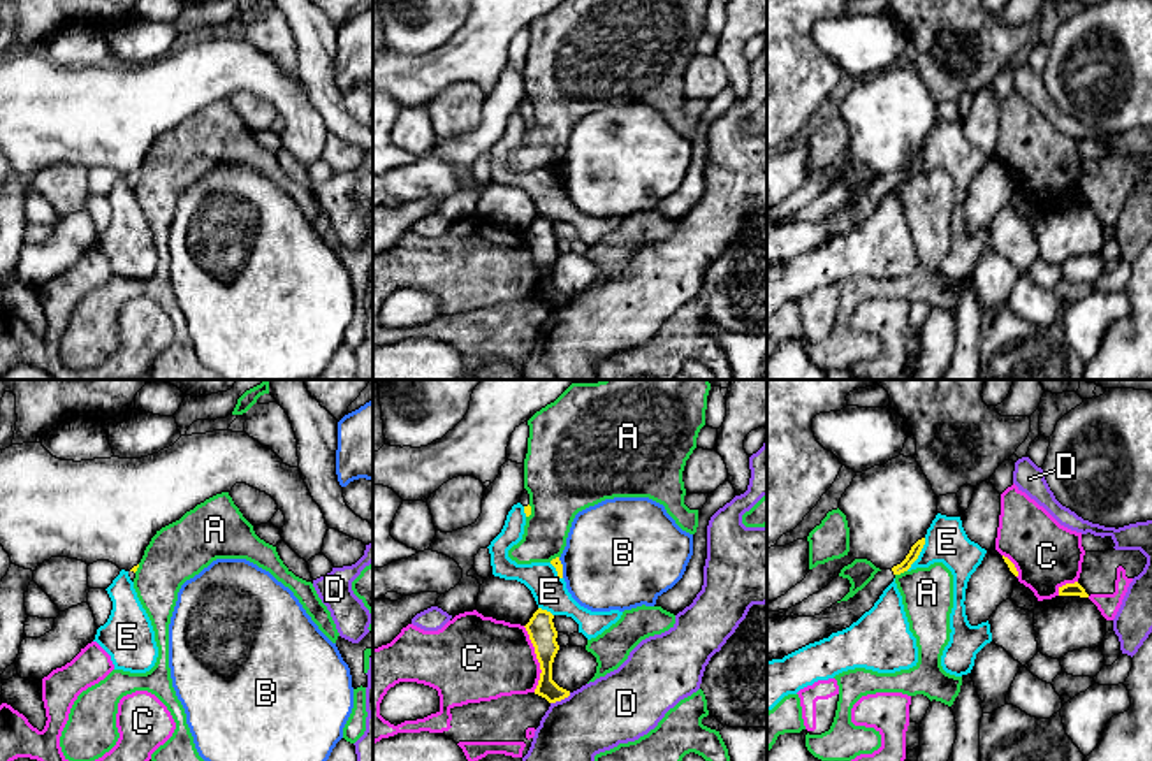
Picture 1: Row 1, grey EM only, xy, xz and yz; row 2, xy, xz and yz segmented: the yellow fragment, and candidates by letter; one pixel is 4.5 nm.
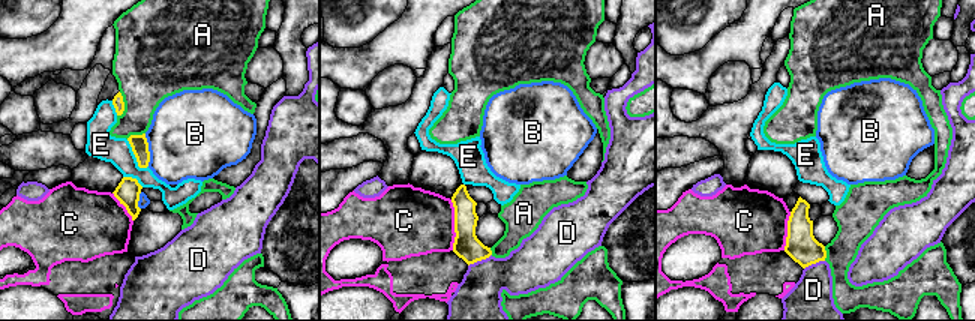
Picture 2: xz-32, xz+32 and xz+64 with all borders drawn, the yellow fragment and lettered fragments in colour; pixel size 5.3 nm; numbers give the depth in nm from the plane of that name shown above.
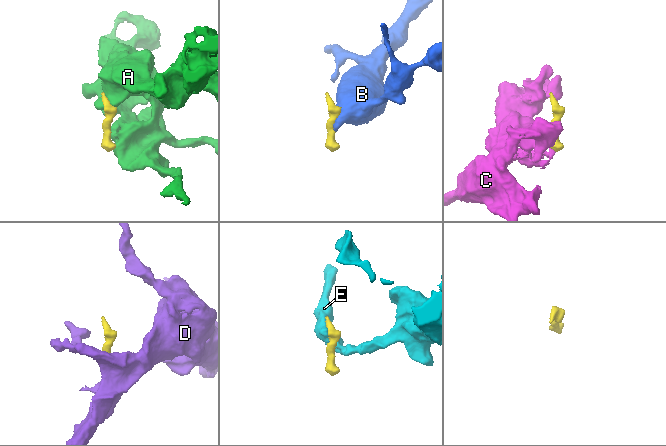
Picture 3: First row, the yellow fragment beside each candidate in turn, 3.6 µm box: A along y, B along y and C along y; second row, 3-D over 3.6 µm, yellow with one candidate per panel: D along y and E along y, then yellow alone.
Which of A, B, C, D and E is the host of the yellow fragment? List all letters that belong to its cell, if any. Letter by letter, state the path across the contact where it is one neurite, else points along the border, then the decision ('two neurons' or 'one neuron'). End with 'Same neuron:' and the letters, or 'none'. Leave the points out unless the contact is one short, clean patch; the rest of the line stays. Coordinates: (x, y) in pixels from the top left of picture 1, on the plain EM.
A: two neurons
B: along xz (558, 164), (563, 183) | two neurons
C: two neurons
D: along xz (570, 299), (551, 310) | two neurons
E: two neurons
Same neuron: none

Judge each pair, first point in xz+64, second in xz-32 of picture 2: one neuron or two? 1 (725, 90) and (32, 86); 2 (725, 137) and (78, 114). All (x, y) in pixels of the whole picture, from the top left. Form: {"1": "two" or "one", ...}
{"1": "two", "2": "one"}

